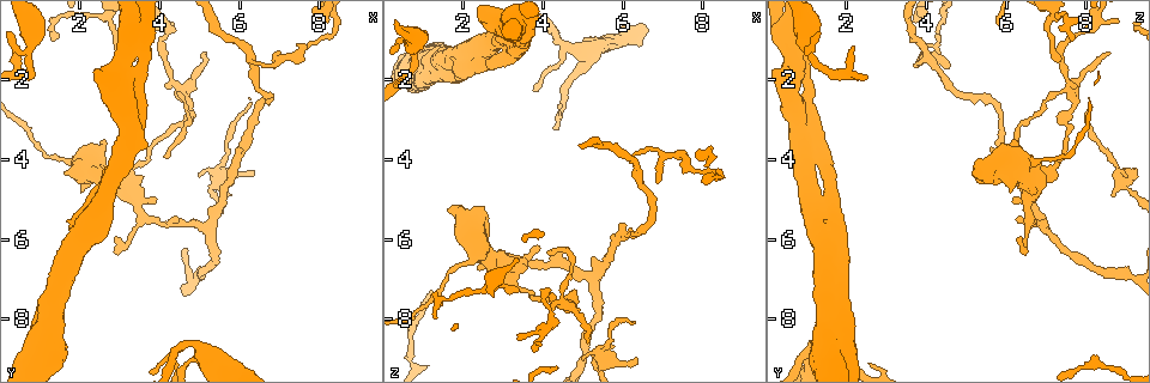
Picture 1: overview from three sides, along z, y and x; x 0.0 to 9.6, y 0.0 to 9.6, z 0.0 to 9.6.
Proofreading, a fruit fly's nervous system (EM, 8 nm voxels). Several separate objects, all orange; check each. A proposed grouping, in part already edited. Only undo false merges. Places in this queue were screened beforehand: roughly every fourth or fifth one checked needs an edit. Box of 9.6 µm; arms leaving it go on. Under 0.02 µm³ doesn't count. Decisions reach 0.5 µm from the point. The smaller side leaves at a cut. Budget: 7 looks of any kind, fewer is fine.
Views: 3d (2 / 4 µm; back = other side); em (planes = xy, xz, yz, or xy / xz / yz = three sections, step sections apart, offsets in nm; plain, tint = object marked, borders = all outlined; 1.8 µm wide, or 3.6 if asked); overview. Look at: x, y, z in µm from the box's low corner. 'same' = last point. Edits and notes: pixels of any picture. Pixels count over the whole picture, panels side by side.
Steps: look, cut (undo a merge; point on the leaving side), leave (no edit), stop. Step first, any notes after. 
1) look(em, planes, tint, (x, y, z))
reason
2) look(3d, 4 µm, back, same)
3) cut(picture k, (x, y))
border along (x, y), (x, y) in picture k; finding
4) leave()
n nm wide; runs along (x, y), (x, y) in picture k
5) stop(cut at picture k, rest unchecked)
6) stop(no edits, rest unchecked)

look(3d, 4 µm, (3.60, 1.20, 0.65))
three arms meet

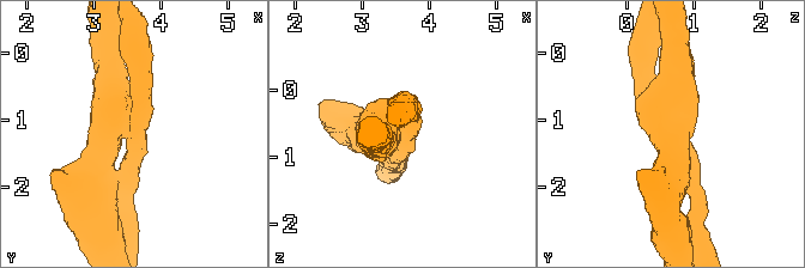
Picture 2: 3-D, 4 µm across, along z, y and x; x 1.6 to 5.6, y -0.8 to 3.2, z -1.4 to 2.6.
look(em, 3.6 µm, xy, step 4, tint, (3.60, 1.20, 0.65))
3 arms; arms of 360, 480, 500 nm

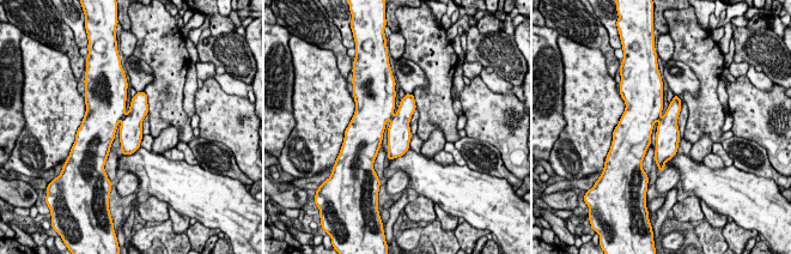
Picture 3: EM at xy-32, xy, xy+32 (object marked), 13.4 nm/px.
look(em, 3.6 µm, planes, tint, same)
another direction

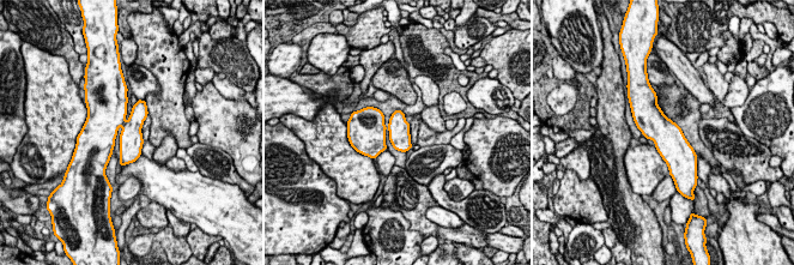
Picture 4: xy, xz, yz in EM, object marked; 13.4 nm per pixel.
leave()
one neuron here

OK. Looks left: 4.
look(em, 3.6 µm, xy, step 8, tint, (0.80, 1.00, 0.90))
sudden change in width

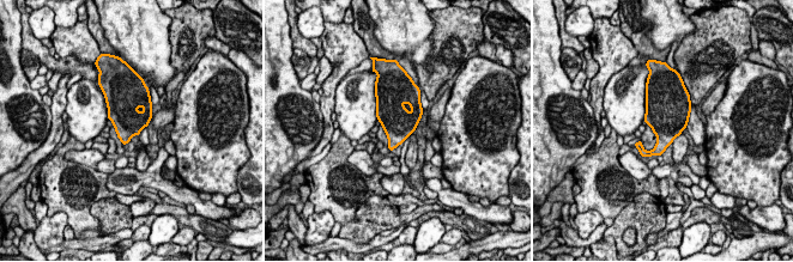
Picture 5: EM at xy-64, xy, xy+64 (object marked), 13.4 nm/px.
leave()
one neuron here

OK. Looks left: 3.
look(em, 3.6 µm, planes, tint, (3.15, 3.75, 0.90))

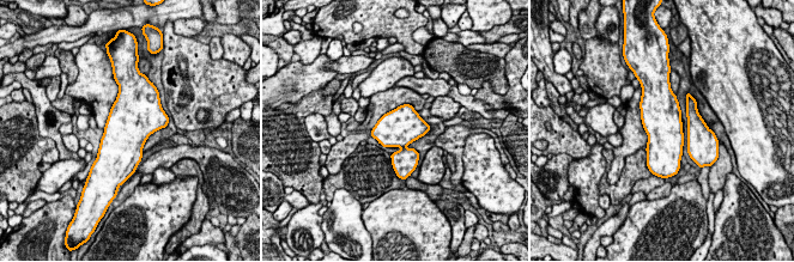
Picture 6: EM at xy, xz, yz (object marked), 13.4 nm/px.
leave()
all the same neuron

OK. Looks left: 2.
stop(no edits, rest unchecked)

